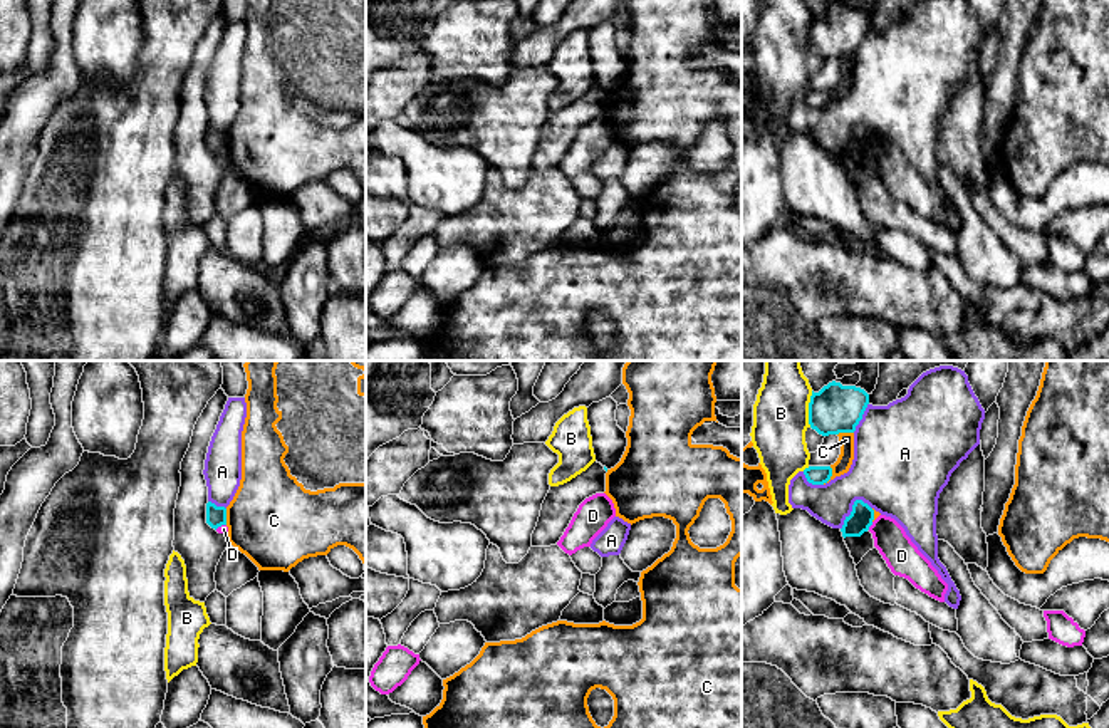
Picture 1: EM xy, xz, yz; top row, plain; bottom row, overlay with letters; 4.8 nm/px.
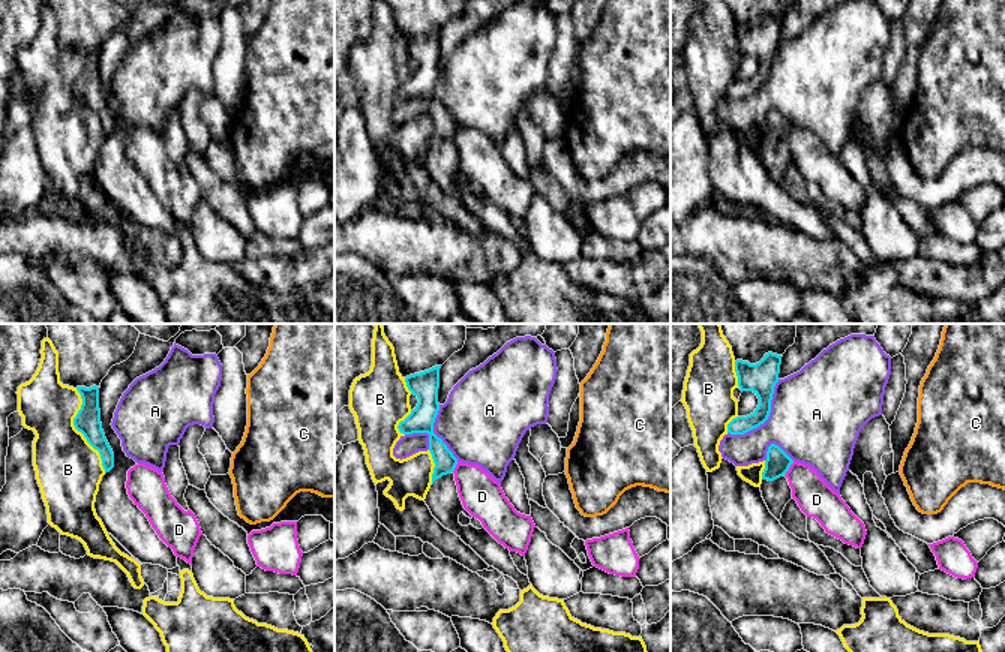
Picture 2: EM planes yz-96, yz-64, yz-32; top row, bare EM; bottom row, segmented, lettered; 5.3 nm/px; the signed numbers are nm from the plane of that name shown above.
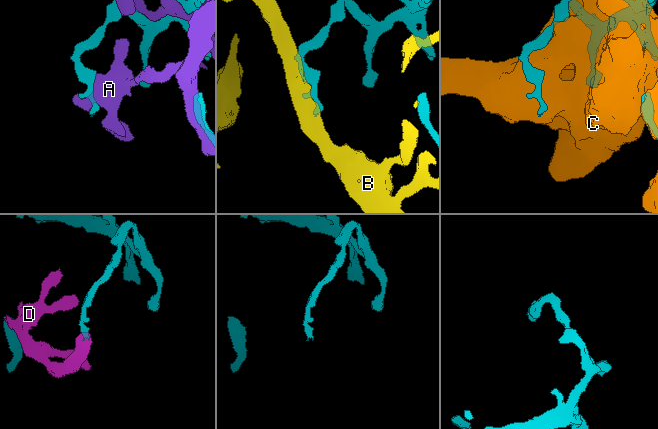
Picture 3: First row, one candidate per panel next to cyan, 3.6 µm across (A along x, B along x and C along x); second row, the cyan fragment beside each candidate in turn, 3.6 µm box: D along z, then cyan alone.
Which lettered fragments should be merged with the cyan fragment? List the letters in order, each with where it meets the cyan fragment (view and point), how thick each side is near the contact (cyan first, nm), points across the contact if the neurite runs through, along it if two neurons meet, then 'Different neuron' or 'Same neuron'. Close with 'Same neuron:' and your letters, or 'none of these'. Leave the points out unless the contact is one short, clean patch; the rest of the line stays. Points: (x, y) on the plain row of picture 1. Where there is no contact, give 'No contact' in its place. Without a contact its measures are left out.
A: Touches cyan at yz (853, 131). Thickness 120 nm (cyan) against 380 nm. Different neuron
B: Touches cyan at yz (809, 34). Thickness 240 nm (cyan) against 280 nm. Different neuron
C: Touches cyan at yz (831, 99). Thickness 100 nm (cyan) against 80 nm. Different neuron
D: Touches cyan at yz (871, 148). Thickness 120 nm (cyan) against 160 nm. Boundary: yz (873, 146), (868, 153). Different neuron
Same neuron: none of these

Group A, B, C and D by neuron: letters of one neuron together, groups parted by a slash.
A D / B / C

